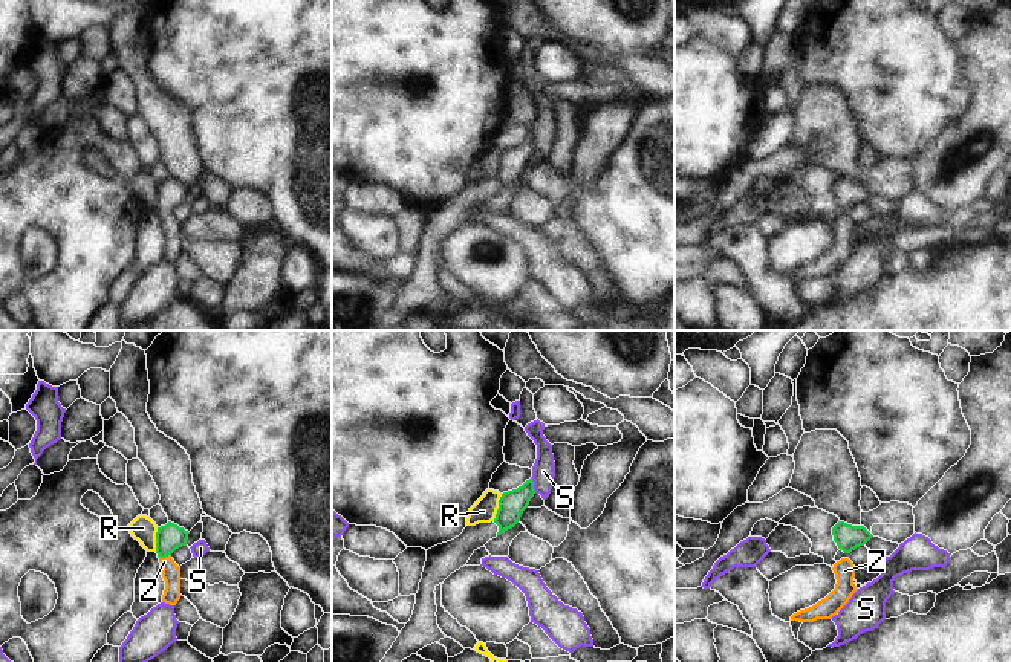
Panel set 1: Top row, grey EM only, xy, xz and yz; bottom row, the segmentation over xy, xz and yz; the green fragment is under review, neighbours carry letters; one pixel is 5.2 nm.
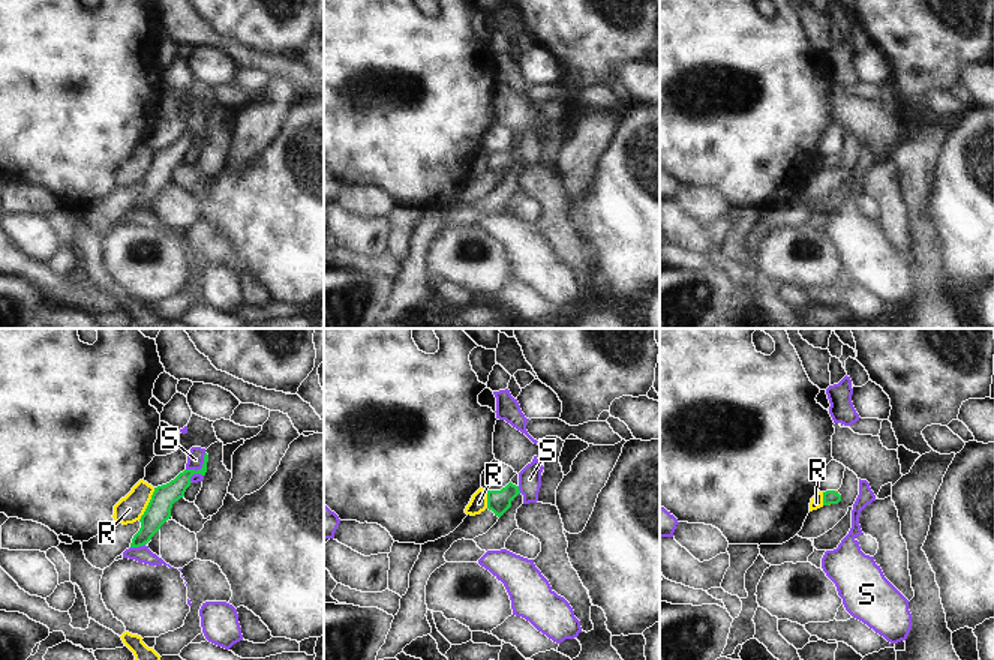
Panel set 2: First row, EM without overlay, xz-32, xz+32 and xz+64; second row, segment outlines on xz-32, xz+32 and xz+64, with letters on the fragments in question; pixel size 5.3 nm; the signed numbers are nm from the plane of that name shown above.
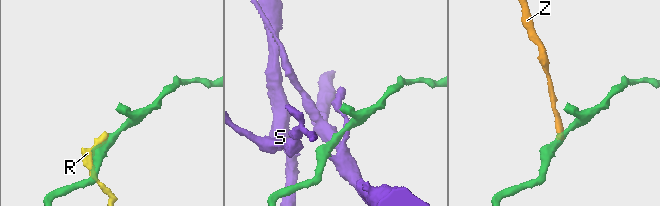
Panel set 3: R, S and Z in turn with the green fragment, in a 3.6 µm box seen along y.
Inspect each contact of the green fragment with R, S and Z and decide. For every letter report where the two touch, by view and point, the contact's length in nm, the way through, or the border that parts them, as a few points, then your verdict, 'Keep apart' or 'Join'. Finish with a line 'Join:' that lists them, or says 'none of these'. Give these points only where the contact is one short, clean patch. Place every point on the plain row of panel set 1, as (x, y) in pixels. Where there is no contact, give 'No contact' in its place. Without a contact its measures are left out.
R: Touches green at xz (499, 165). Shared border 150 nm. Keep apart
S: Touches green at xz (533, 142). Shared border 90 nm. Keep apart
Z: Touches green at xy (164, 214). Shared border 70 nm. Path across: xy (170, 194), (164, 205), (164, 214), (170, 228). Join
Join: Z

